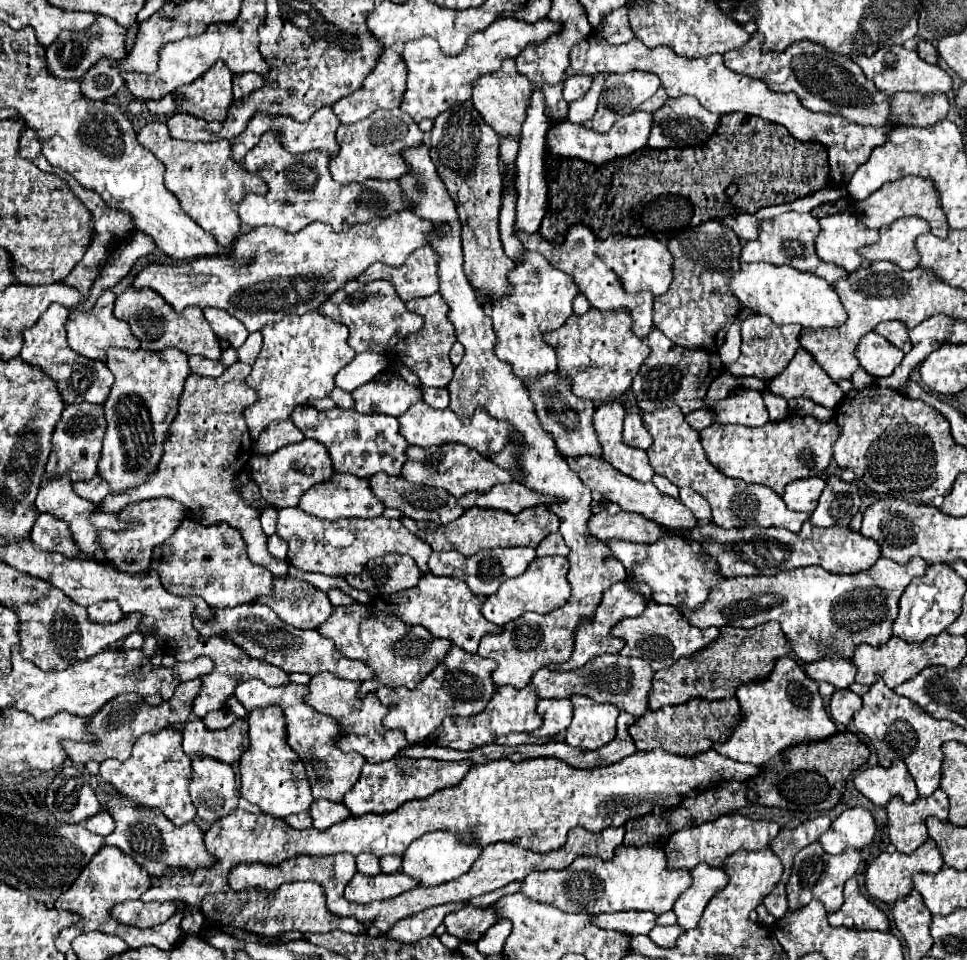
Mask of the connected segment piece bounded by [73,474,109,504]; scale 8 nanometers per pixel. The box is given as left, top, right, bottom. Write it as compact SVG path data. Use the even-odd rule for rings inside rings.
M97 474L89 482L77 482L77 484L73 484L73 488L81 498L91 500L95 504L101 504L101 500L109 494L109 486L105 486L105 480L101 478L101 474Z

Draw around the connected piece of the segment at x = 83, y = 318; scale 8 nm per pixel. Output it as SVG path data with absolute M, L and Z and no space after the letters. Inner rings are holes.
M105 288L91 310L83 310L83 312L71 310L71 314L69 314L67 322L65 322L65 330L67 330L69 346L77 354L83 354L85 358L105 360L105 352L111 346L115 346L115 348L129 348L129 350L137 350L139 348L139 342L131 334L129 326L113 316L113 302L115 302L115 292L111 288Z

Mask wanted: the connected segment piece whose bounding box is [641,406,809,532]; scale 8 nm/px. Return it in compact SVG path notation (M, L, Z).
M677 406L665 408L665 410L653 410L641 414L645 428L653 436L653 444L649 446L649 462L655 470L655 474L661 474L669 478L675 486L693 488L697 494L701 494L713 512L713 522L721 528L745 528L745 526L759 526L759 528L787 528L791 532L801 530L801 524L809 518L805 512L791 512L787 510L785 502L779 494L775 494L771 488L765 488L761 484L745 484L741 480L733 480L725 474L721 474L717 468L713 468L705 456L705 450L699 442L699 432L693 430L687 422L681 410Z

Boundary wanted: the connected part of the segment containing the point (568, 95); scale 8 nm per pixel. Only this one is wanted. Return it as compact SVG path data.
M569 76L563 80L563 98L567 102L573 102L581 98L591 86L591 76Z

